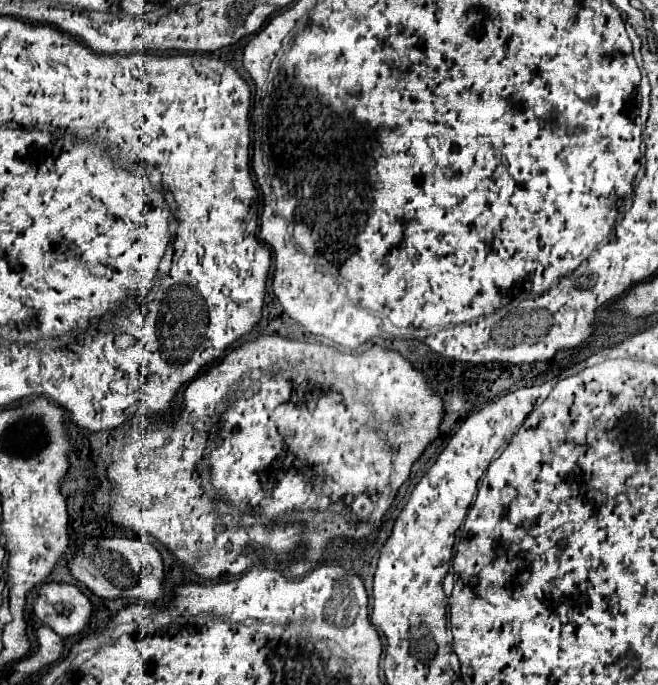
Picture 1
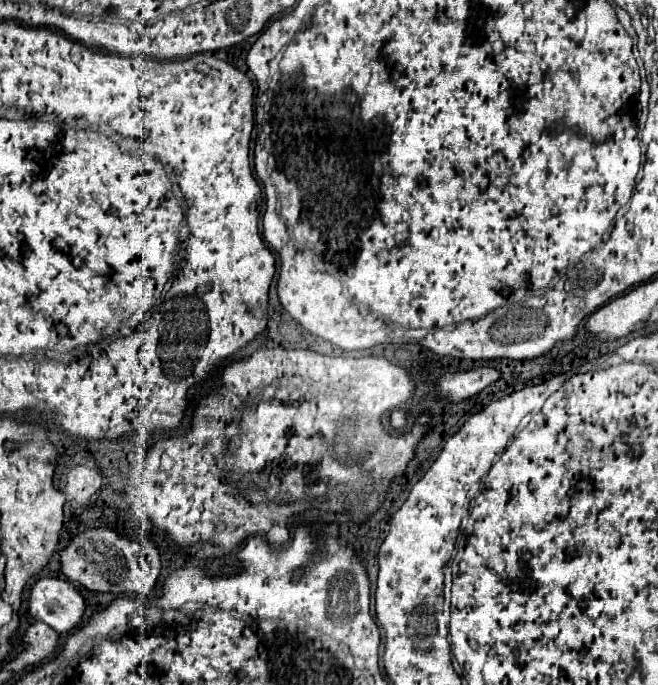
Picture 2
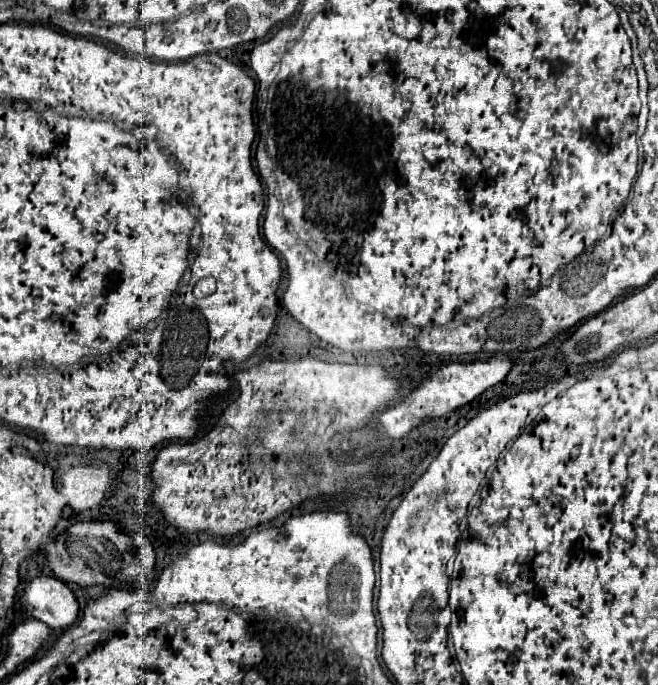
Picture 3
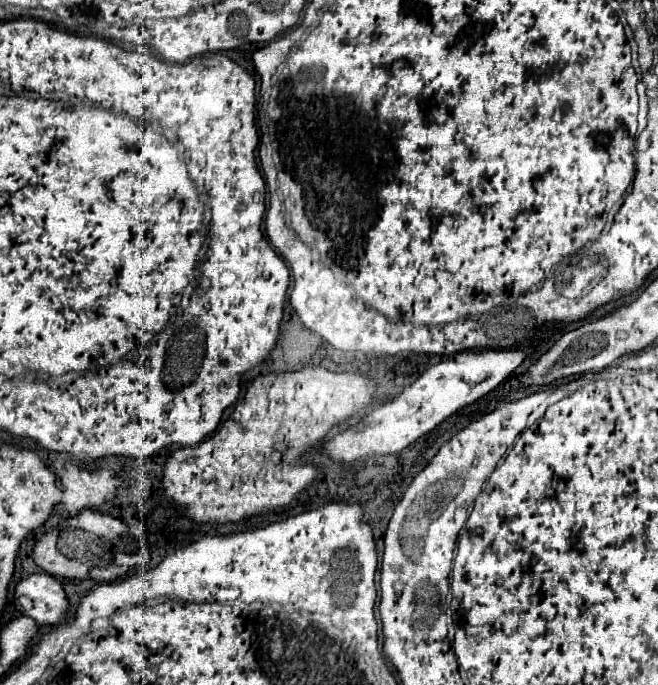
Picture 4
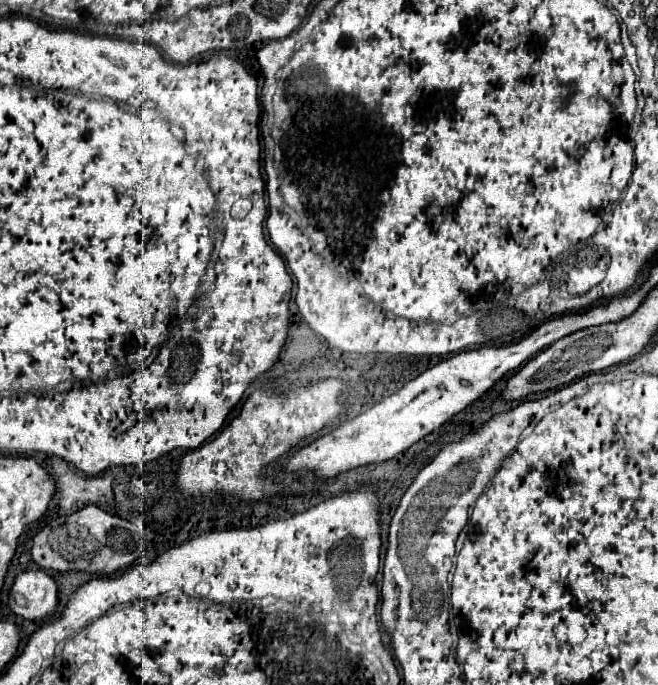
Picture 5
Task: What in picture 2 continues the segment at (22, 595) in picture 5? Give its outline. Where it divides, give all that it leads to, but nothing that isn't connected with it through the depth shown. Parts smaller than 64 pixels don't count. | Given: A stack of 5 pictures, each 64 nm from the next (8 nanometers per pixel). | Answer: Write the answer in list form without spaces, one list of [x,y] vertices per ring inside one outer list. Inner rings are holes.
[[[40,578],[30,588],[28,612],[34,620],[42,620],[58,634],[64,634],[80,624],[84,600],[70,582],[60,578]]]

